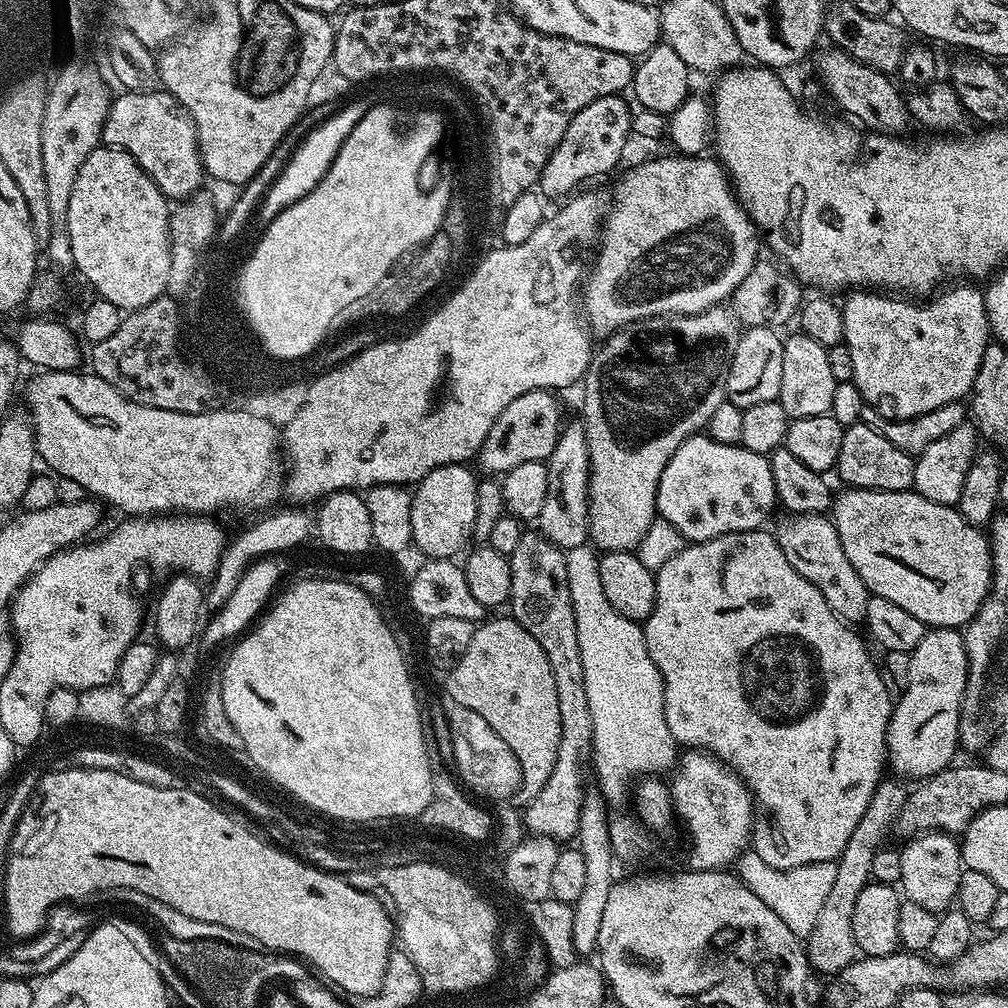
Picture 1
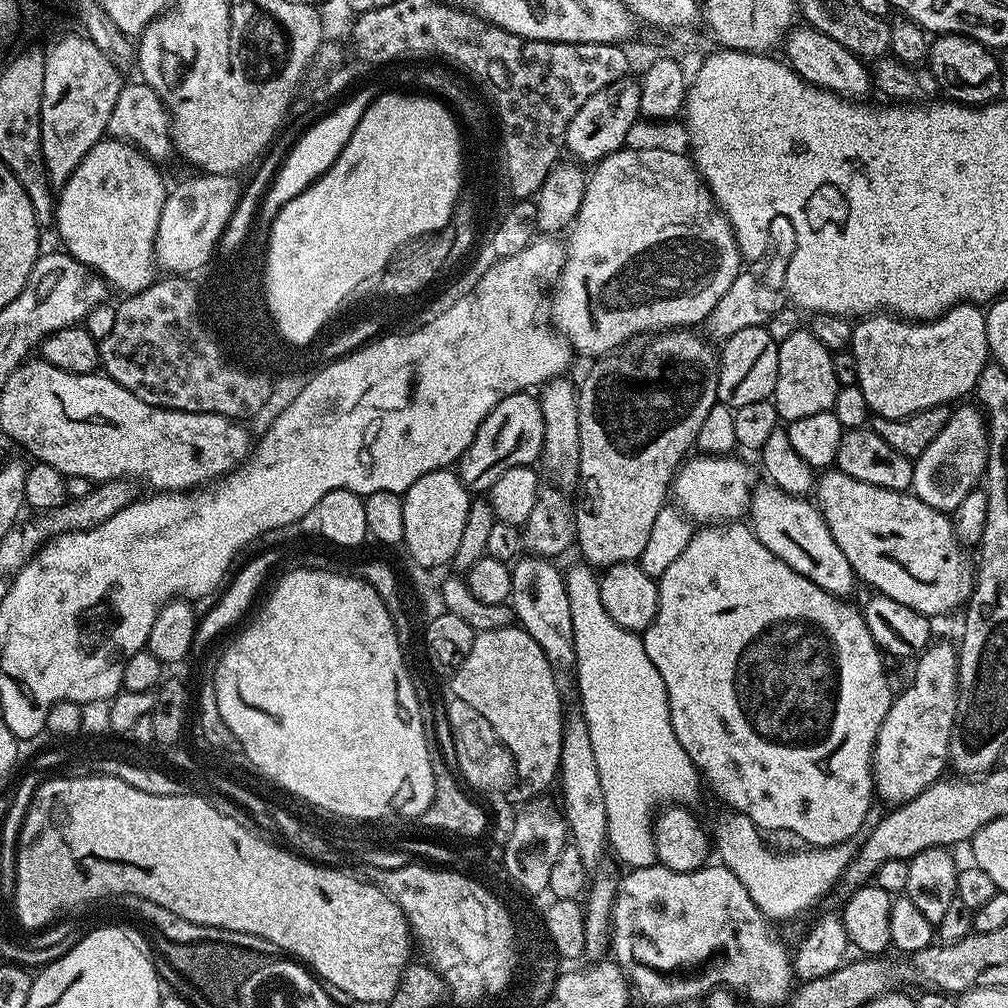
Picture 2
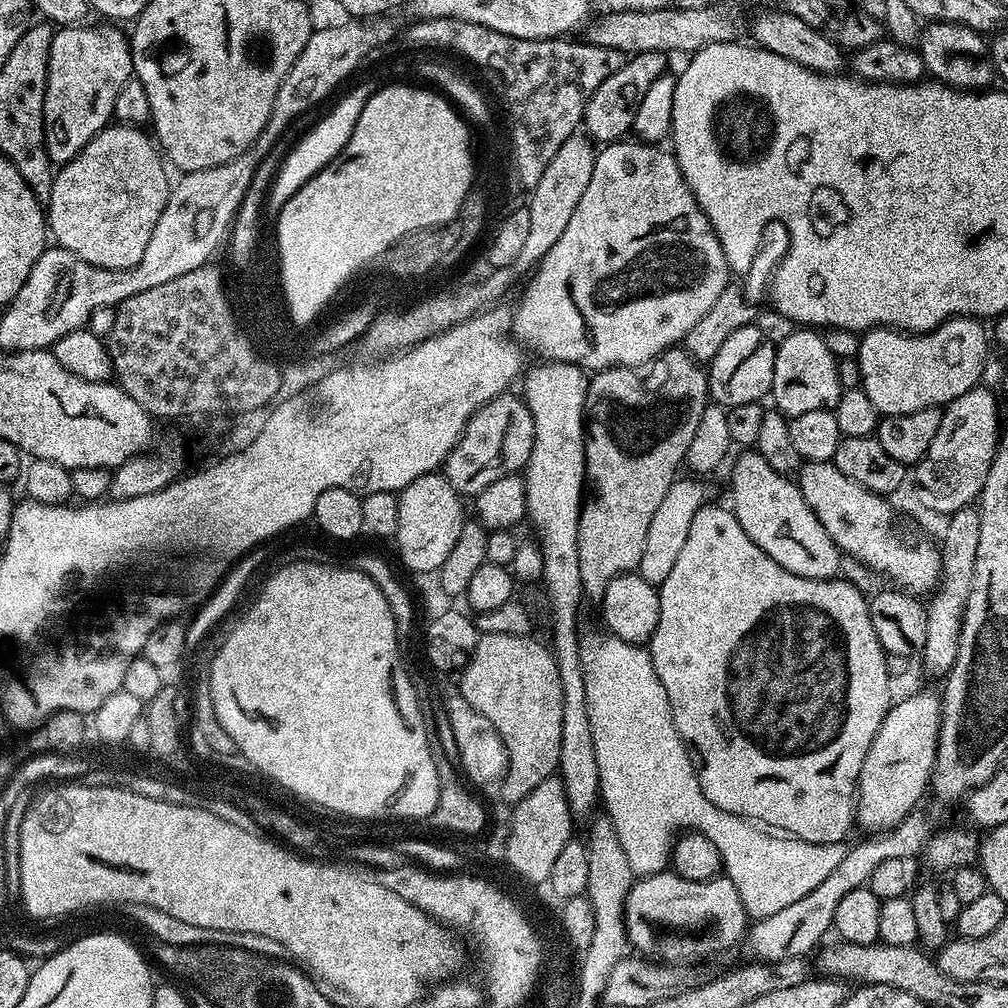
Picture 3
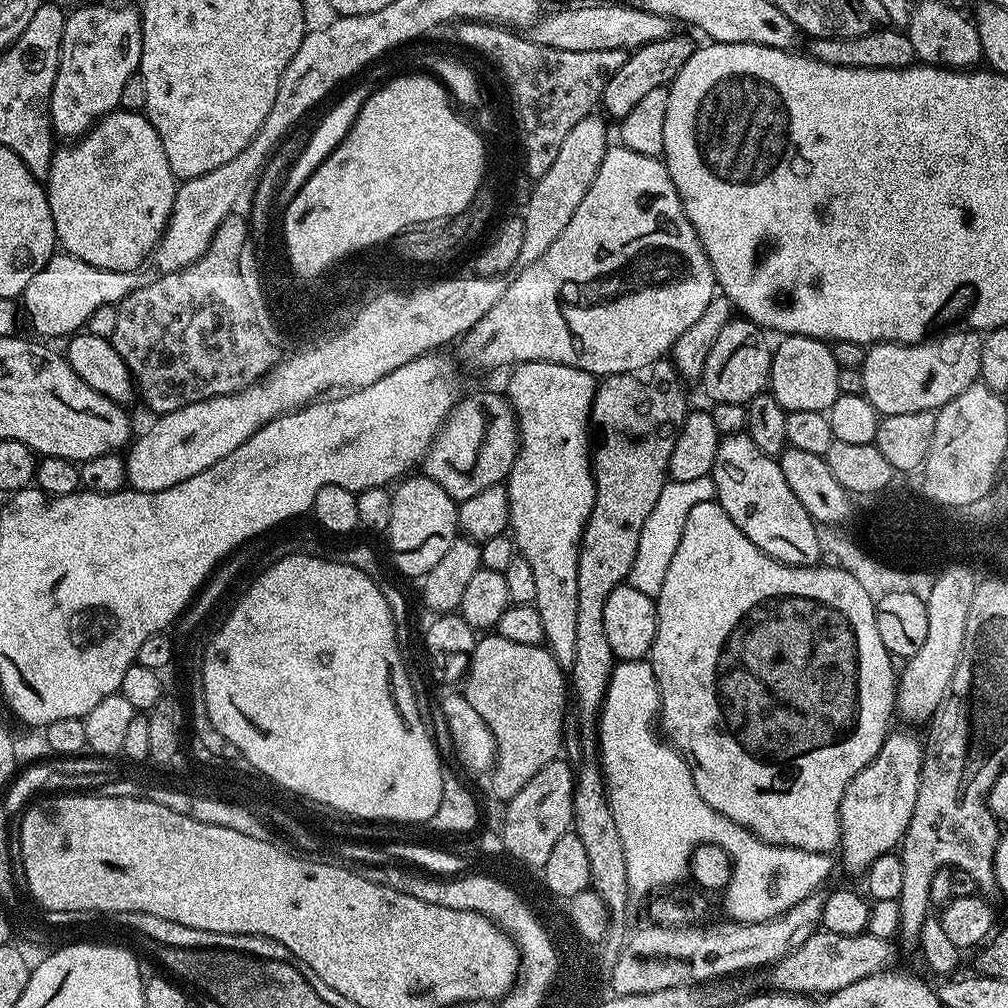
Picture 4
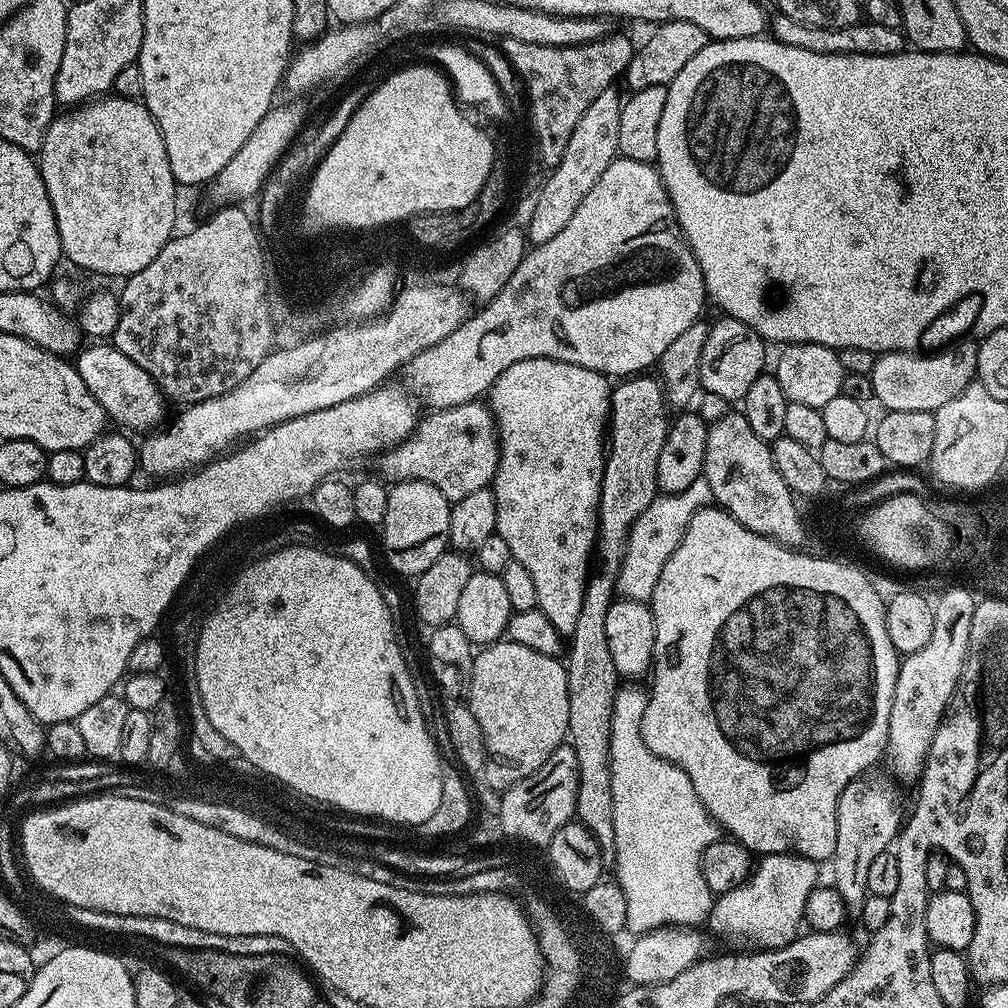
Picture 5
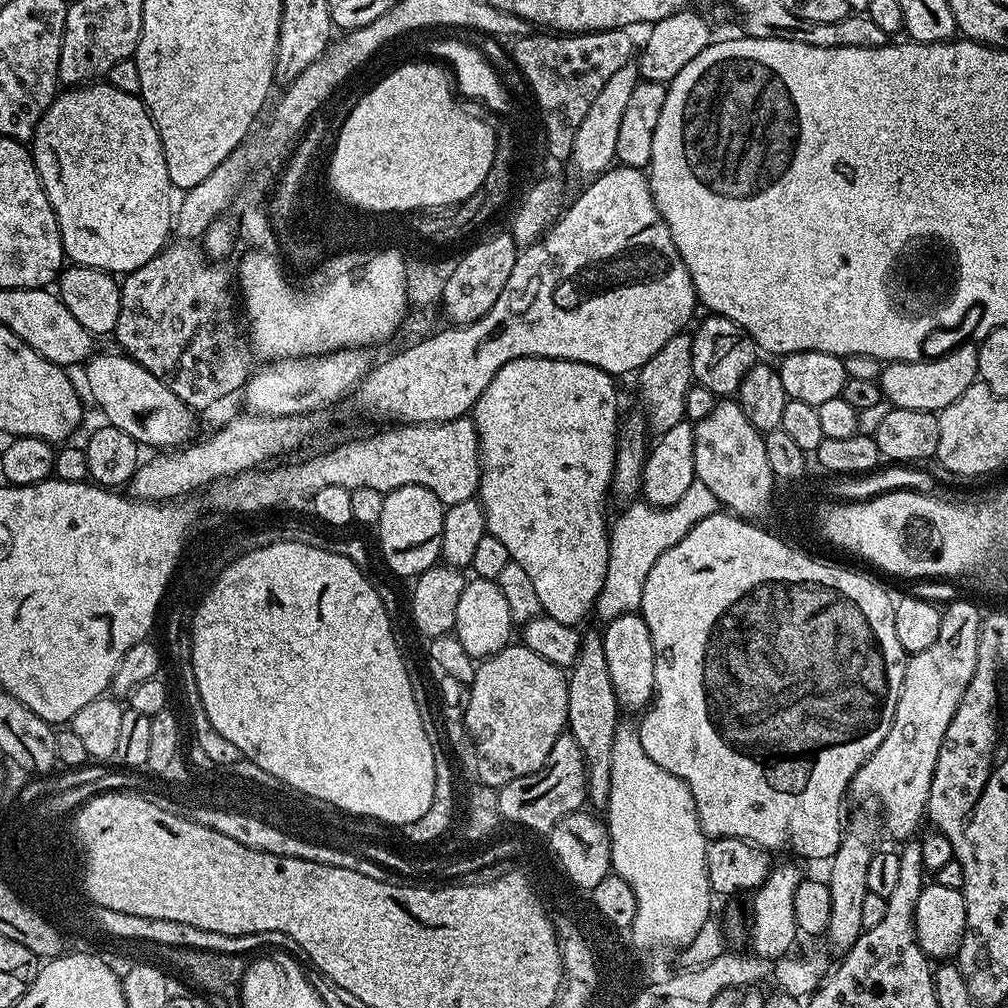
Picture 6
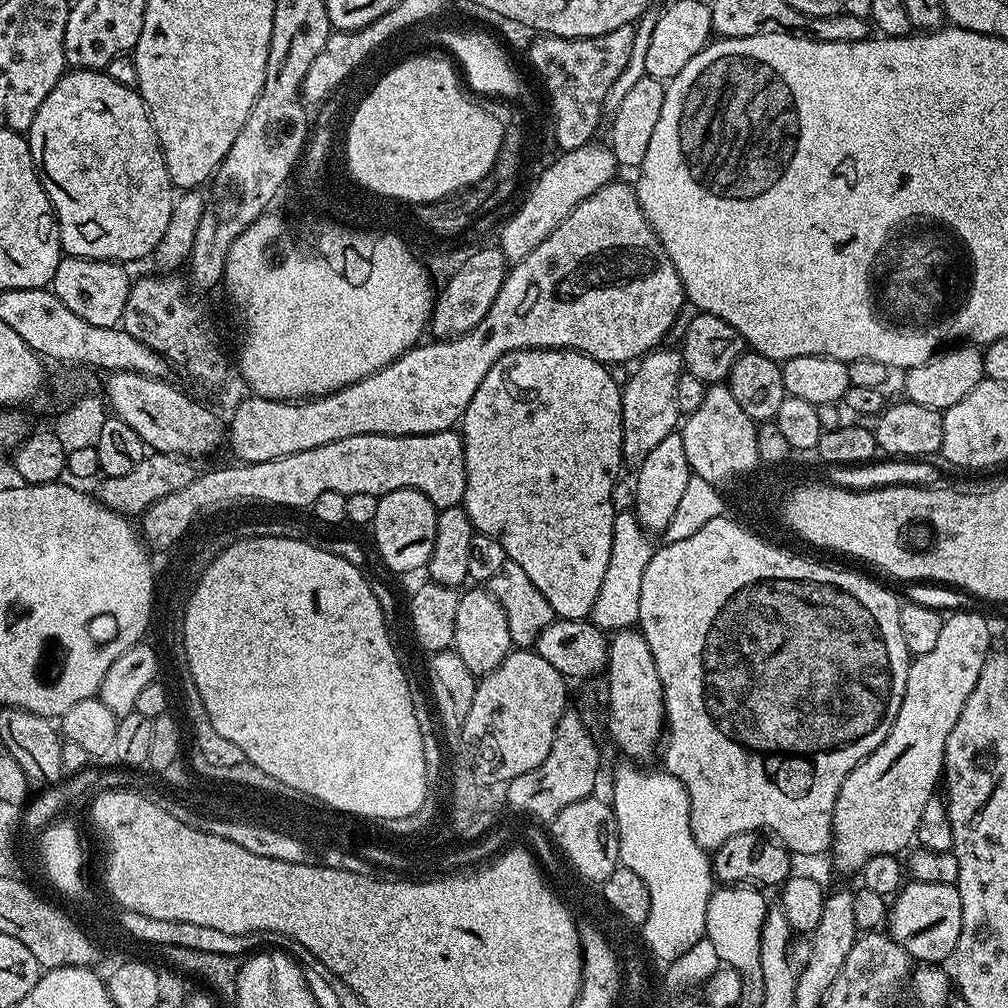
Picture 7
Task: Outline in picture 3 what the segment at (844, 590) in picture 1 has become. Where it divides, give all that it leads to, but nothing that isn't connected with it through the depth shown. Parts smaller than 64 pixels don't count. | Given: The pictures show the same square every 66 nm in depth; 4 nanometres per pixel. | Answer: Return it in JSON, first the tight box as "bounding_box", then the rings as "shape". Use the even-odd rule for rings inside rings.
{"bounding_box":[730,450,842,580],"shape":[[[755,450],[741,452],[744,453],[737,458],[736,465],[732,468],[730,511],[738,518],[742,530],[746,530],[749,538],[766,555],[774,558],[774,562],[778,562],[778,566],[790,570],[790,574],[798,574],[802,578],[814,578],[815,580],[833,579],[839,573],[836,571],[840,568],[842,553],[830,538],[830,534],[826,534],[822,522],[818,522],[814,510],[810,510],[810,506],[806,506],[806,498],[802,498],[799,483],[795,479],[778,474],[778,470],[774,470],[774,466],[770,466],[770,462],[766,462],[766,458],[762,458],[759,452]]]}

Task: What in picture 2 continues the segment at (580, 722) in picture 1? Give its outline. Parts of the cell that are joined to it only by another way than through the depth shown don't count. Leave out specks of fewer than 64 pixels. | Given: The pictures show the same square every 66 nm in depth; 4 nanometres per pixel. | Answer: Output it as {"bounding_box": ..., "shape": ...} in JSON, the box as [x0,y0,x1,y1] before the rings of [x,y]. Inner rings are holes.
{"bounding_box":[510,556,576,697],"shape":[[[543,556],[520,557],[511,565],[512,594],[510,603],[515,623],[542,646],[546,662],[554,674],[561,697],[573,695],[576,688],[576,643],[574,642],[574,622],[570,618],[570,598],[566,598],[564,572],[556,569],[551,559]]]}

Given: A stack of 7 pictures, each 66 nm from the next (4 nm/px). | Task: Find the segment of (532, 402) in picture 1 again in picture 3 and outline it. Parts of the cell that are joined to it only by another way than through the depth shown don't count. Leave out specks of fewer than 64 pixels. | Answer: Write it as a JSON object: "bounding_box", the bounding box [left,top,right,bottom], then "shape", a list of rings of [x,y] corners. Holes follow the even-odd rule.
{"bounding_box":[442,391,534,498],"shape":[[[506,391],[483,404],[464,427],[454,450],[445,458],[442,475],[461,497],[474,498],[490,482],[516,474],[527,464],[534,446],[534,418],[519,395]]]}

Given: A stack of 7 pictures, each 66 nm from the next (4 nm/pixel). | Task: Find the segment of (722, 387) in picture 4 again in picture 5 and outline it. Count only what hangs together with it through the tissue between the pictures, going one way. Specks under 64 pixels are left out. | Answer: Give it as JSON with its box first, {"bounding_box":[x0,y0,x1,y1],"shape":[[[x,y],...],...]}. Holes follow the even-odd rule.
{"bounding_box":[701,318,766,402],"shape":[[[720,318],[716,325],[713,323],[709,327],[706,346],[702,346],[701,389],[710,394],[719,394],[729,402],[743,401],[754,378],[765,375],[764,348],[766,341],[750,330],[750,326],[731,318]]]}

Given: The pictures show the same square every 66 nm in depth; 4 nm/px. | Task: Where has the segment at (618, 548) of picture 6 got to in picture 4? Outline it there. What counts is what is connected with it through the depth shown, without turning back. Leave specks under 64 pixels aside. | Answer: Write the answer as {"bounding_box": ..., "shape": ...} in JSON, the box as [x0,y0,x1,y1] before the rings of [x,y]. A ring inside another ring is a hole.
{"bounding_box":[627,476,716,598],"shape":[[[711,476],[694,478],[690,482],[678,482],[669,479],[662,486],[662,494],[658,494],[658,502],[654,502],[654,510],[650,510],[650,518],[642,525],[642,534],[638,537],[638,554],[634,554],[634,566],[630,566],[630,574],[627,583],[634,586],[634,590],[642,590],[642,594],[653,598],[659,596],[662,590],[662,582],[666,582],[666,570],[670,570],[670,561],[678,550],[678,542],[682,542],[682,530],[686,530],[686,518],[690,518],[690,510],[698,506],[698,502],[710,502],[716,500],[716,487]]]}

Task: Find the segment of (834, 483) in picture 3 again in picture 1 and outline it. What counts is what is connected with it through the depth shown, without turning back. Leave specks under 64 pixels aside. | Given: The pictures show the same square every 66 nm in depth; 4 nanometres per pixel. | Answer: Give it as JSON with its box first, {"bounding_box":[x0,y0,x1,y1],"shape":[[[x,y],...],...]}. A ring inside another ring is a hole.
{"bounding_box":[830,487,992,629],"shape":[[[845,487],[844,492],[837,491],[832,501],[830,509],[830,519],[833,526],[838,530],[838,538],[842,542],[842,550],[846,550],[846,558],[850,558],[850,566],[858,570],[858,578],[868,588],[873,596],[887,598],[897,606],[902,606],[902,610],[914,614],[918,622],[922,622],[929,629],[934,628],[954,628],[963,629],[978,614],[982,602],[992,585],[992,548],[988,545],[988,537],[977,525],[971,524],[959,510],[959,507],[950,504],[939,504],[930,502],[920,492],[909,490],[907,492],[887,492],[886,490],[866,490],[865,488]]]}

